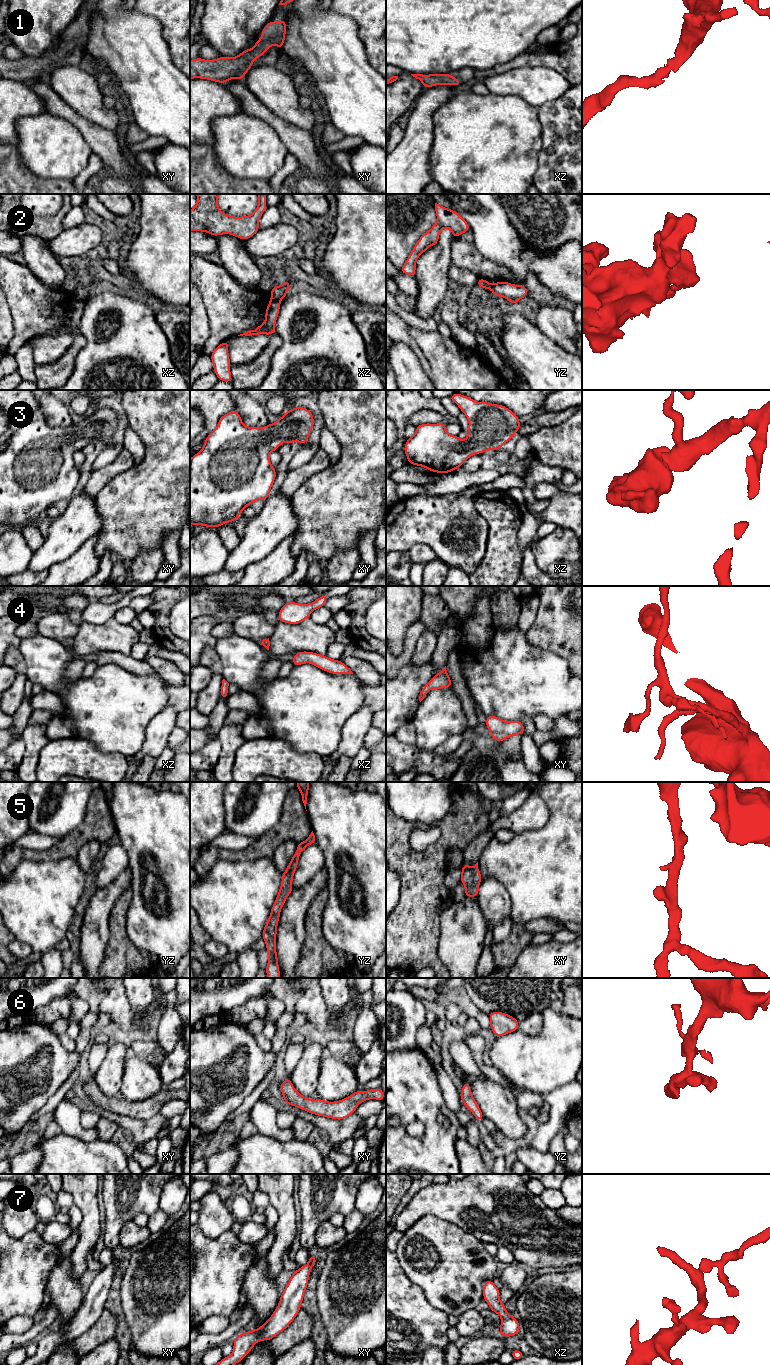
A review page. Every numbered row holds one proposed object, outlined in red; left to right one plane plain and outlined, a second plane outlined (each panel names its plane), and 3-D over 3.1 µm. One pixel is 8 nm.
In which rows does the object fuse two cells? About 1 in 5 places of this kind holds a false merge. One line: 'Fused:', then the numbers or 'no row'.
Fused: 2

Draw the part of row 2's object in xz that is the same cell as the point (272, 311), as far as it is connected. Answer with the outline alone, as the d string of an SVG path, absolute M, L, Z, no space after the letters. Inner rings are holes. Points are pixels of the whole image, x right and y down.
M271 299L267 305L266 312L265 312L265 322L263 324L260 324L255 330L247 331L243 334L240 334L238 336L252 336L252 335L259 335L259 334L266 334L266 335L272 335L276 333L275 330L275 324L277 317L279 315L280 310L280 301L277 301L275 299Z

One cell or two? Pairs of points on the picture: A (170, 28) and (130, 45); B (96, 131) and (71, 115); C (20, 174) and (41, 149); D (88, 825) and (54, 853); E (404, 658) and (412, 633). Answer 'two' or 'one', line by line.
A: two
B: one
C: two
D: one
E: one

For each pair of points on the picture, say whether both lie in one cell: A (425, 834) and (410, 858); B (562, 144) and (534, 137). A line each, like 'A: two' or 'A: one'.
A: two
B: two

